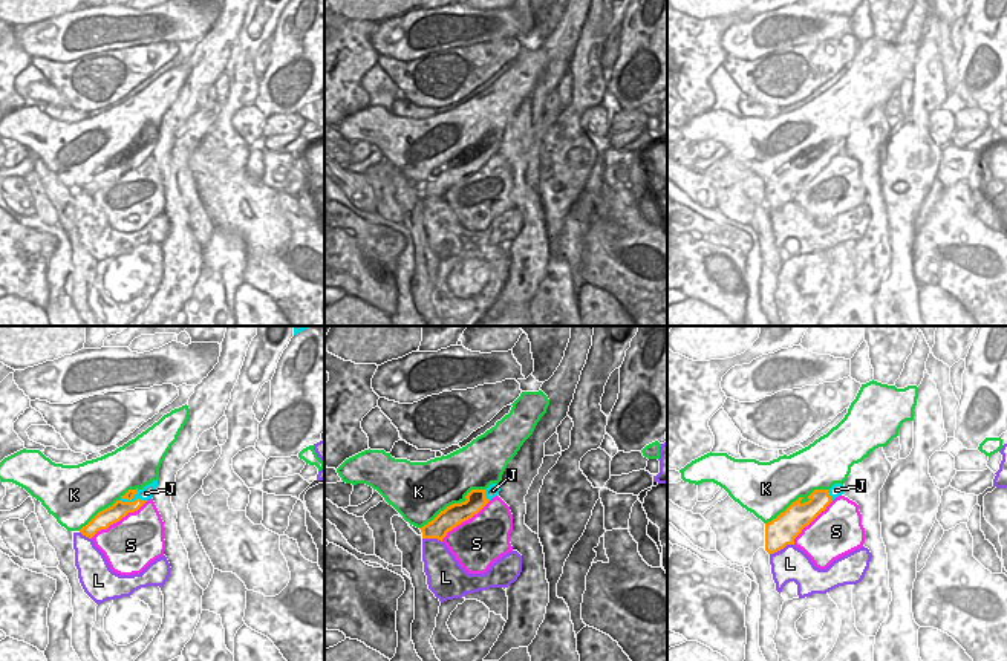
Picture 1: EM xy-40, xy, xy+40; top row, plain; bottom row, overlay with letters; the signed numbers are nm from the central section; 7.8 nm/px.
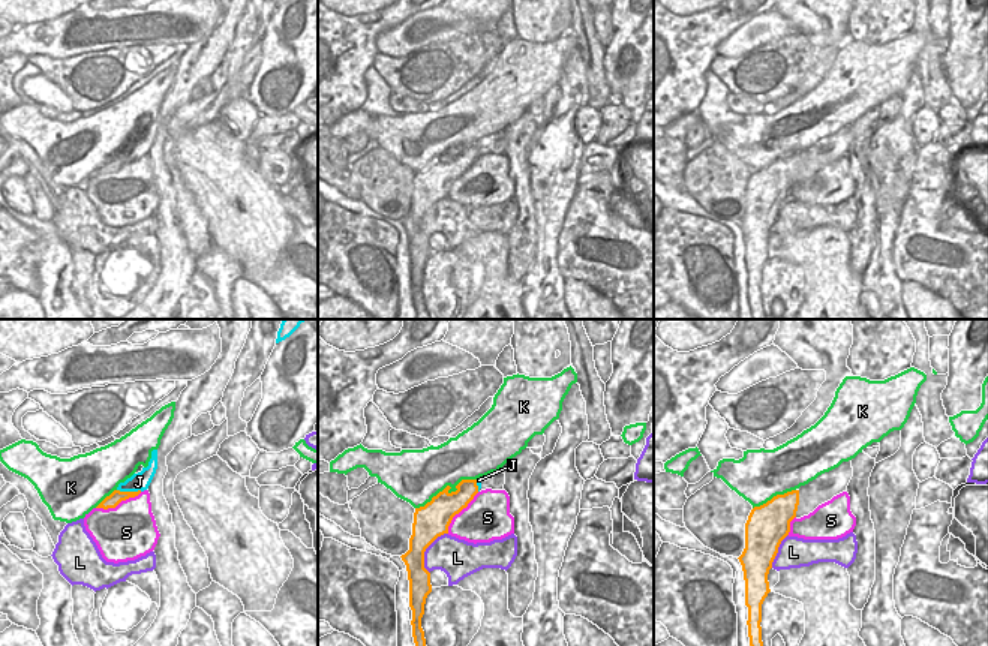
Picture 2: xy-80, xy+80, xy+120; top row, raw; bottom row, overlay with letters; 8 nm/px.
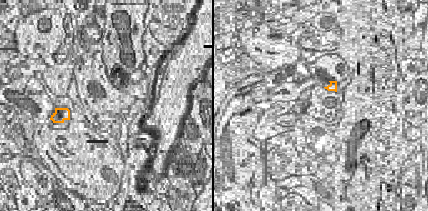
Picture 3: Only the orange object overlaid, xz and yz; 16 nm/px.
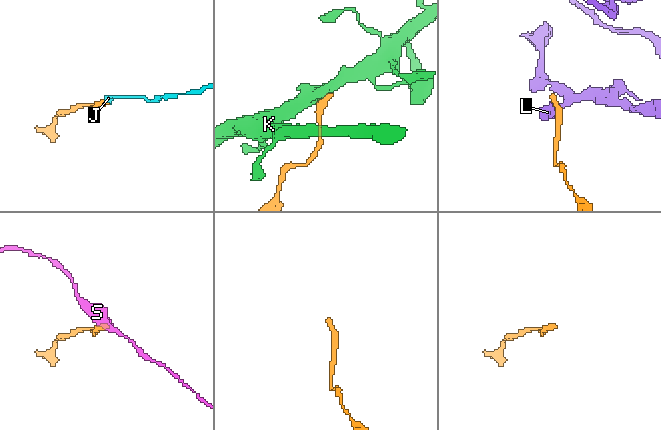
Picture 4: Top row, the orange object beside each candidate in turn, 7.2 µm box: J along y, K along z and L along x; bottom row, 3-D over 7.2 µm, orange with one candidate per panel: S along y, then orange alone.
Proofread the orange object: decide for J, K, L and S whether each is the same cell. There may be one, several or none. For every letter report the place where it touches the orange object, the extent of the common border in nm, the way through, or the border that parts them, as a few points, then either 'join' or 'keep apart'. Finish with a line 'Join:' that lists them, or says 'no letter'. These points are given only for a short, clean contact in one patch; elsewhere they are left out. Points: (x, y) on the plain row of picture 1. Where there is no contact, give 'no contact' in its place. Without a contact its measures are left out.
J: meets orange in xy-40 at (135, 158); contact 220 nm long; runs through xy-40 (112, 172), (135, 158), (146, 150); join
K: meets orange in xy+40 at (799, 155); contact 550 nm long; keep apart
L: meets orange in xy+40 at (781, 205); contact 220 nm long; keep apart
S: meets orange in xy-40 at (118, 178); contact 550 nm long; keep apart
Join: J

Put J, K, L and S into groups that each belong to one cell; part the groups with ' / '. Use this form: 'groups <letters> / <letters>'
groups J / K / L / S

